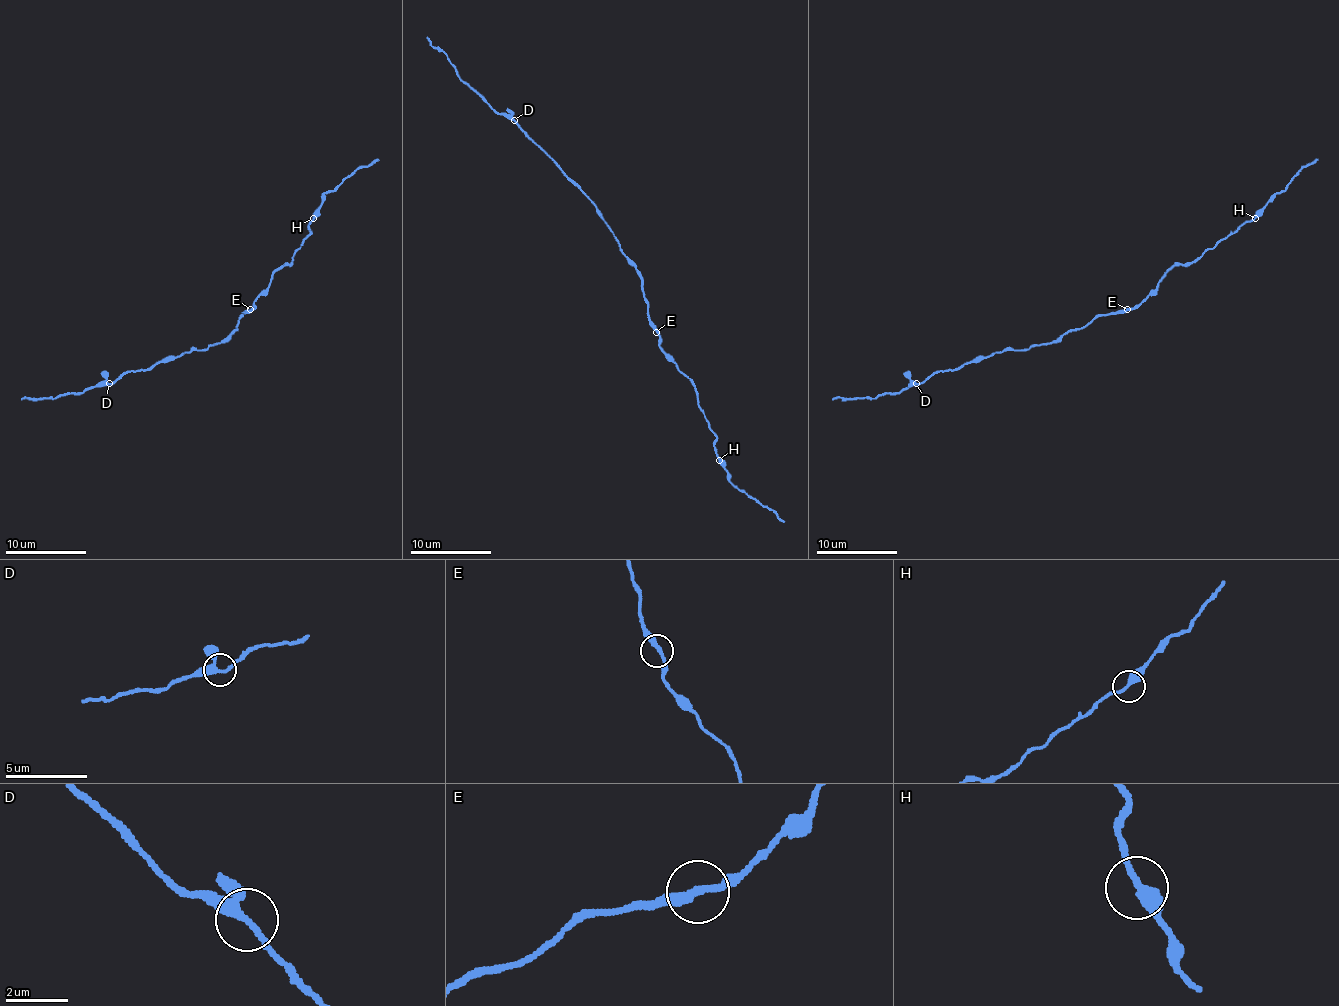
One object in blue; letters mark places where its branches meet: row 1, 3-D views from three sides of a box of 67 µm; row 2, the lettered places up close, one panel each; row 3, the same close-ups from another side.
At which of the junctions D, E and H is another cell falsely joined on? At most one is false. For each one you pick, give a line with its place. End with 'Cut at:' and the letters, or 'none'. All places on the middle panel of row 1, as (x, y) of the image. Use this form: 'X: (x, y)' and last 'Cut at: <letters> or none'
Cut at: none

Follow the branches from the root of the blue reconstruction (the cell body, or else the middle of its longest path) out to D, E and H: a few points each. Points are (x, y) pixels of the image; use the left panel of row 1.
D: (236, 328), (224, 340), (206, 350), (167, 356), (149, 368), (128, 370), (108, 383)
E: (236, 328), (242, 314), (250, 309)
H: (236, 328), (242, 314), (269, 287), (271, 277), (291, 263), (311, 232), (313, 218)

